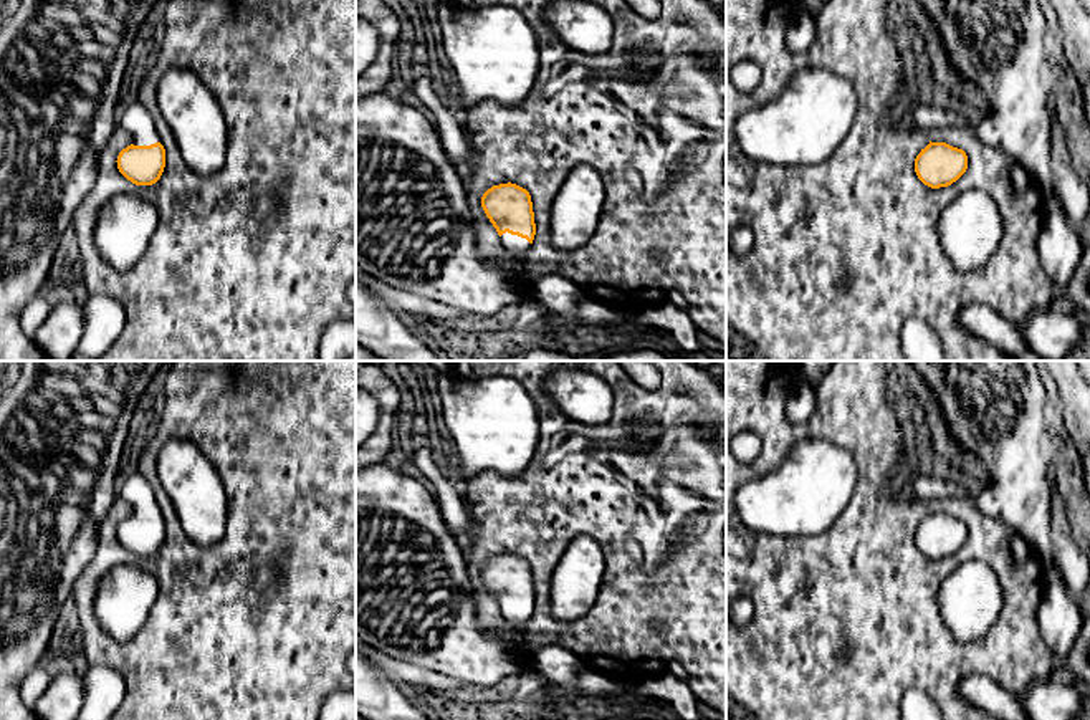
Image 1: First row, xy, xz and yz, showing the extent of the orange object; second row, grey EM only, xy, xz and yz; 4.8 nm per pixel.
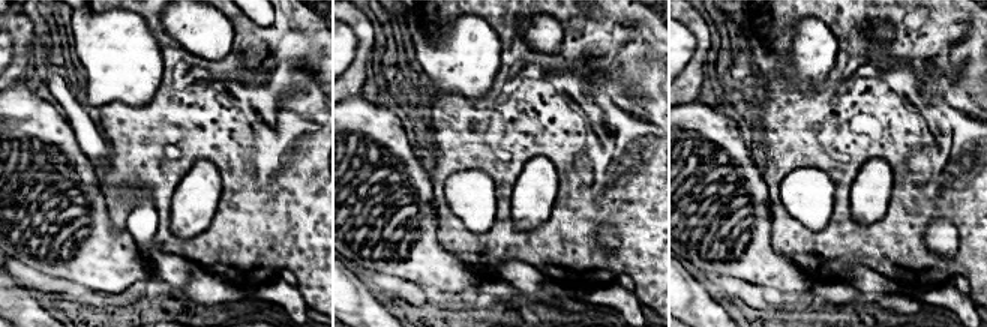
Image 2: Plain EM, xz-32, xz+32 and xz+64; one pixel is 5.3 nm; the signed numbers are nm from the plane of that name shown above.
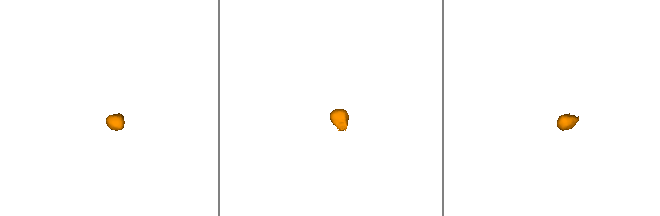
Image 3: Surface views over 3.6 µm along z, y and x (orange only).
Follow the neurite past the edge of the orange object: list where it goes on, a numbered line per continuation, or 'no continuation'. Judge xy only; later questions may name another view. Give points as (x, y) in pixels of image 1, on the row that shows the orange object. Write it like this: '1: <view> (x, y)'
1: xy (138, 123)

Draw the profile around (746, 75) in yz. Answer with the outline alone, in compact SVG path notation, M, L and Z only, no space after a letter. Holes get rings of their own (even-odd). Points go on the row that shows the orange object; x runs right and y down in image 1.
M743 60L729 71L729 79L739 93L753 93L761 84L763 68L753 60Z

